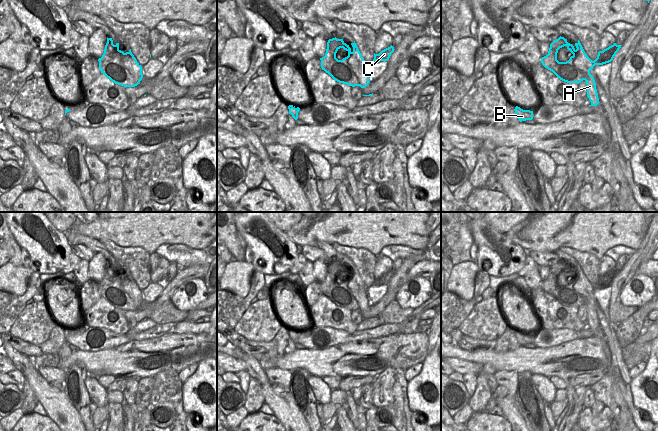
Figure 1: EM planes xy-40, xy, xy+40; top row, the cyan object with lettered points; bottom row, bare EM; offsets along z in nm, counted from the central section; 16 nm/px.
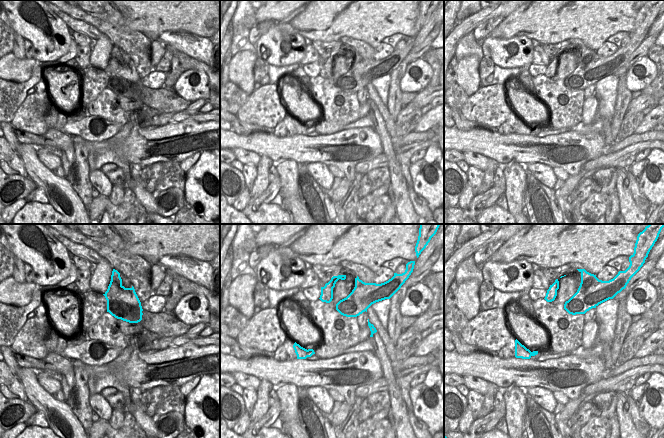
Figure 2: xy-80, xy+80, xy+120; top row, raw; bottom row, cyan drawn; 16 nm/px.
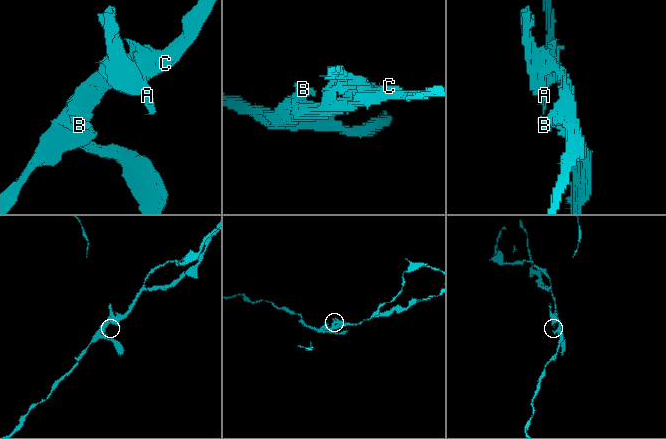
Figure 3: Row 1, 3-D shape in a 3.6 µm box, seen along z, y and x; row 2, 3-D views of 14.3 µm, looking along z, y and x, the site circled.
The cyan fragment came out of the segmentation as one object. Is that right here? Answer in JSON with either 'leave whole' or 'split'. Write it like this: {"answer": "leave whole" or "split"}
{"answer": "split"}

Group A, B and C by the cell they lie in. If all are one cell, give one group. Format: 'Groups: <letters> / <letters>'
Groups: A / B C.

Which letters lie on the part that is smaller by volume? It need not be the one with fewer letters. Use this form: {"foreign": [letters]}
{"foreign": ["A"]}

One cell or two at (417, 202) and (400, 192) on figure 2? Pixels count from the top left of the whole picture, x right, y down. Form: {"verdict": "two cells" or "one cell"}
{"verdict": "two cells"}

